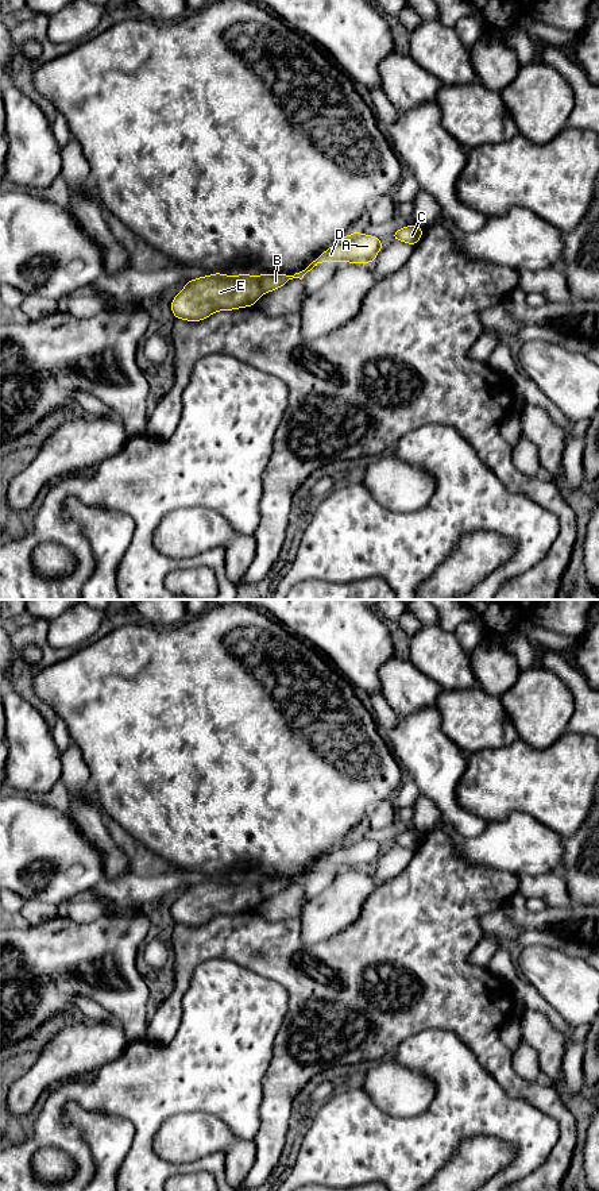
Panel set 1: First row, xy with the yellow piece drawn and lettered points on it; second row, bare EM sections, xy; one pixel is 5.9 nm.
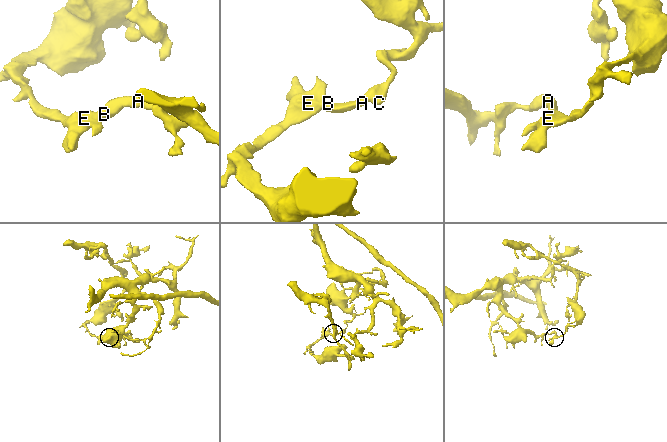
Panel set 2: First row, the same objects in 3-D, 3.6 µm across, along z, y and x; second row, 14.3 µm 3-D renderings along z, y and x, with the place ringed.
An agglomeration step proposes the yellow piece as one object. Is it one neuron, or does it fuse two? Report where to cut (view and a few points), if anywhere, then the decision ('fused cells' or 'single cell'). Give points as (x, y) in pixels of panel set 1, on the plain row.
xy (257, 883), (265, 897) | fused cells

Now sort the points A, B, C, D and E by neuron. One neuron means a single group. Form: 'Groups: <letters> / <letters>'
Groups: A B C D / E

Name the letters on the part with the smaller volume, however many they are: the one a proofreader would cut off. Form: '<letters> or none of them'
E

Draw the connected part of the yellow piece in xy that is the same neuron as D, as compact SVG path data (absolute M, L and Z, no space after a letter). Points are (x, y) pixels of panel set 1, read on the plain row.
M358 836L348 841L340 843L326 856L321 857L305 875L290 879L259 879L264 898L273 897L293 883L302 884L304 880L314 871L326 867L345 866L347 868L372 868L378 857L383 852L383 847L372 840L360 839Z

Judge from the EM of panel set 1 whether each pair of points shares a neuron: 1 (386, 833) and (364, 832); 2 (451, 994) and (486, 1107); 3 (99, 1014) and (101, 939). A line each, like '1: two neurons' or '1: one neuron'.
1: one neuron
2: two neurons
3: two neurons

